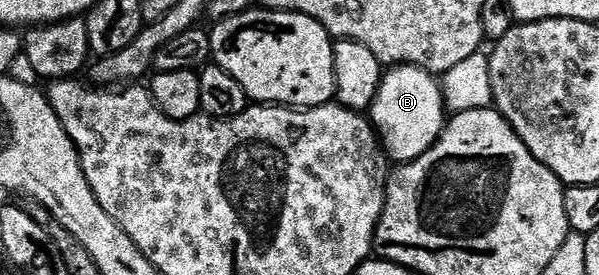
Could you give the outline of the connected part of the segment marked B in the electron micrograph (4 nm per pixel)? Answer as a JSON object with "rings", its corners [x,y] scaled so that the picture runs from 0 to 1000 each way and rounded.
{"rings":[[[691,233],[653,240],[639,265],[639,295],[616,396],[616,433],[631,491],[639,549],[661,600],[703,575],[733,513],[750,433],[750,396],[735,295],[721,265]]]}

